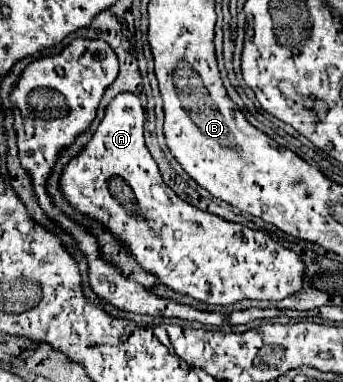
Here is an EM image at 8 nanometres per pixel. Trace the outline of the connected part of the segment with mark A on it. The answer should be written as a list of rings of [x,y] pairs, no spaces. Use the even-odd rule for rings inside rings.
[[[120,94],[108,106],[104,120],[100,122],[96,134],[82,150],[82,154],[64,168],[60,186],[66,200],[78,208],[82,214],[98,220],[106,226],[120,242],[128,246],[130,256],[150,274],[154,274],[160,282],[170,286],[174,292],[188,294],[196,300],[208,304],[234,304],[244,298],[248,300],[282,300],[290,294],[296,294],[302,288],[302,274],[304,262],[292,250],[284,248],[282,244],[274,242],[268,234],[250,230],[242,224],[226,222],[216,214],[198,210],[188,202],[180,200],[164,182],[158,172],[158,166],[144,144],[144,110],[140,106],[138,96],[134,94]],[[120,178],[130,190],[134,200],[120,202],[110,192],[110,180]]]

